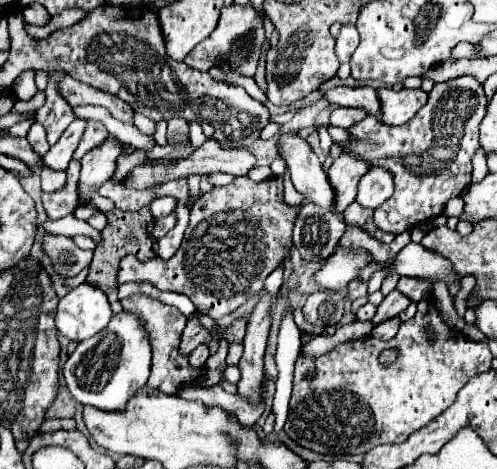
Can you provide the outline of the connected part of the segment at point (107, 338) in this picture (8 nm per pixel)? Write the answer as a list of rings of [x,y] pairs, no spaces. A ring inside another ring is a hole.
[[[122,311],[112,315],[106,329],[98,335],[80,341],[76,351],[62,367],[64,381],[82,405],[92,405],[104,411],[122,411],[126,401],[146,385],[150,375],[150,335],[138,313]]]

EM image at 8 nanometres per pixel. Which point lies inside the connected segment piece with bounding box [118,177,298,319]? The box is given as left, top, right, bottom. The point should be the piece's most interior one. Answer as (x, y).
(239, 233)

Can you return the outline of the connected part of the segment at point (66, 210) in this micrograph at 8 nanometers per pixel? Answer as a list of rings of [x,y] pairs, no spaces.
[[[72,159],[66,171],[67,184],[56,193],[42,193],[42,203],[50,219],[62,219],[73,214],[79,204],[78,177],[80,177],[80,161]]]

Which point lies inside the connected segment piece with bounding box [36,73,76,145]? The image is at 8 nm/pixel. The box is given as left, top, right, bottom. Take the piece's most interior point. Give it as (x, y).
(55, 115)

